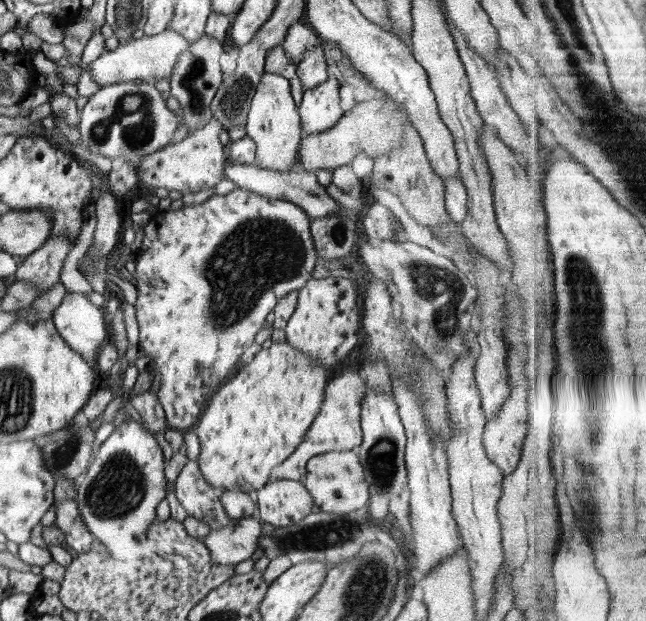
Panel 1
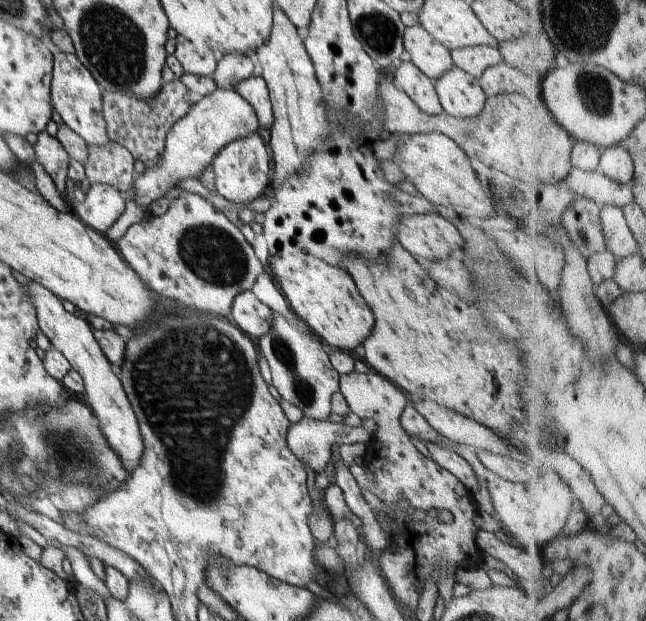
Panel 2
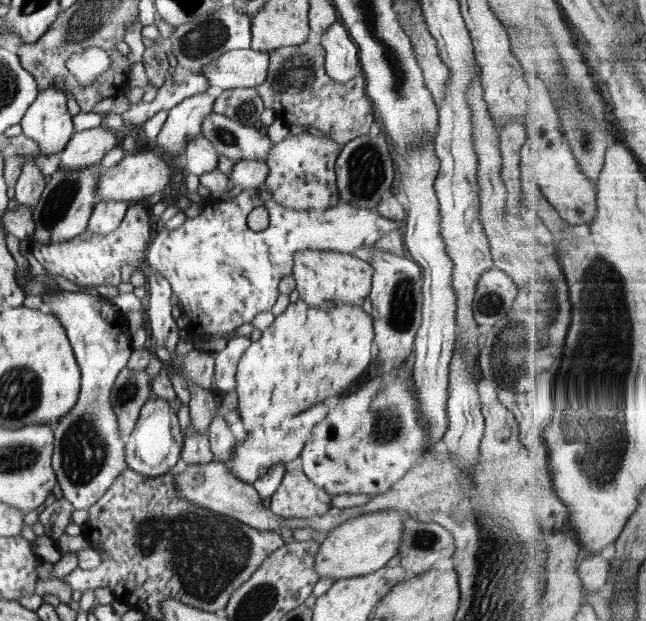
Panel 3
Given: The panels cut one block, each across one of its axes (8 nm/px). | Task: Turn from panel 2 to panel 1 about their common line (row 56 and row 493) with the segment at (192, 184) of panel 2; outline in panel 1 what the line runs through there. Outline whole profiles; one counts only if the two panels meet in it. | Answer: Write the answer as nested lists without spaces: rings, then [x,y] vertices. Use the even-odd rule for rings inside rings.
[[[272,480],[257,493],[261,520],[276,528],[300,522],[314,508],[313,498],[301,481]]]

